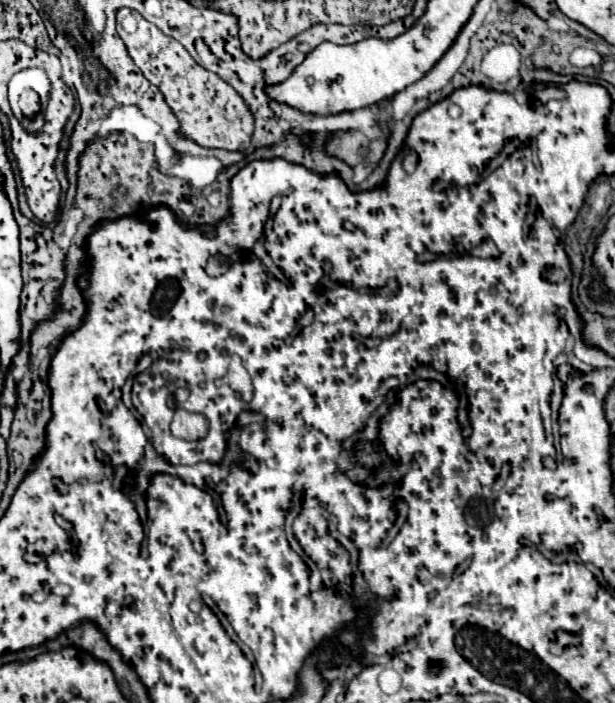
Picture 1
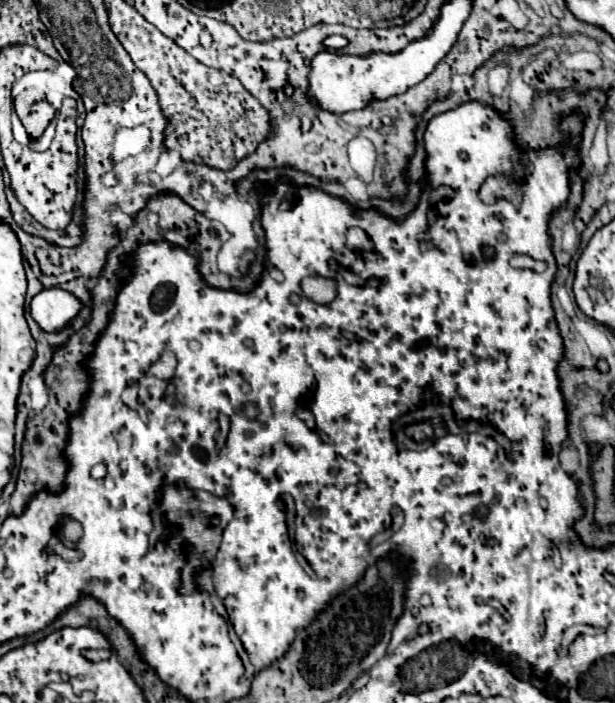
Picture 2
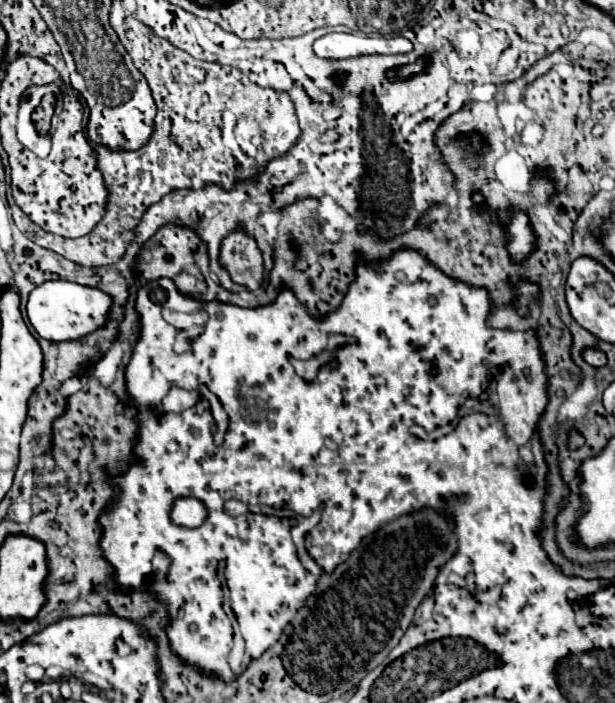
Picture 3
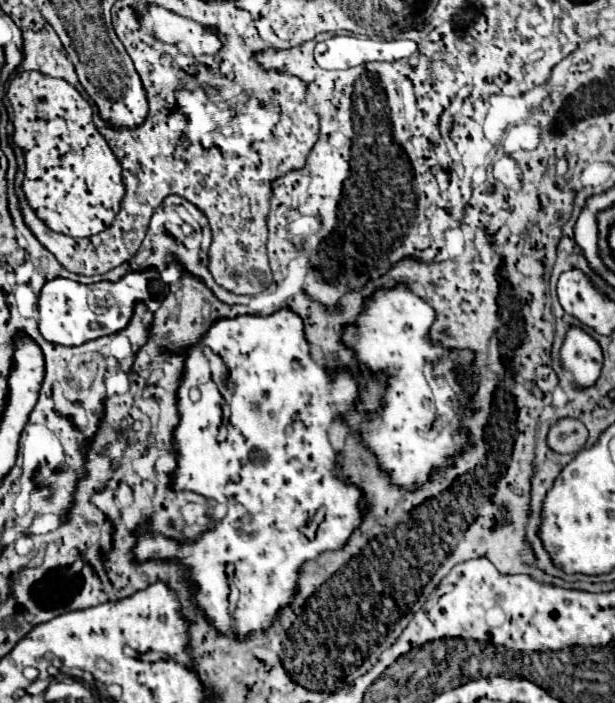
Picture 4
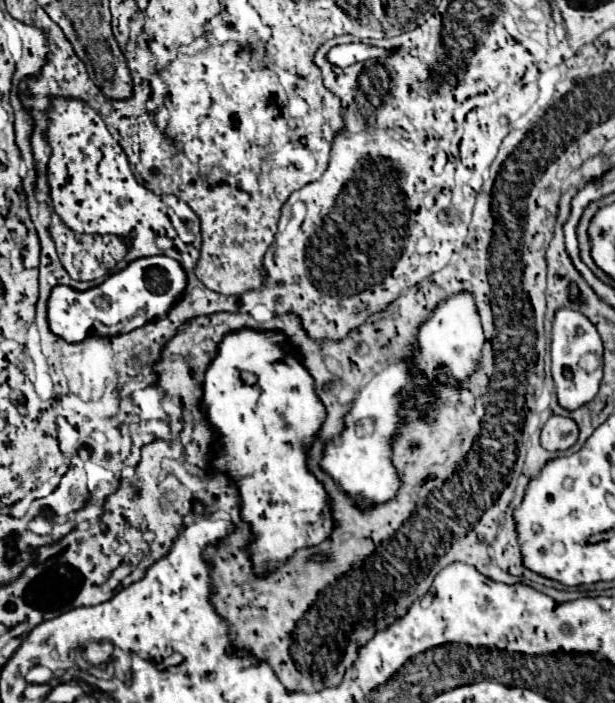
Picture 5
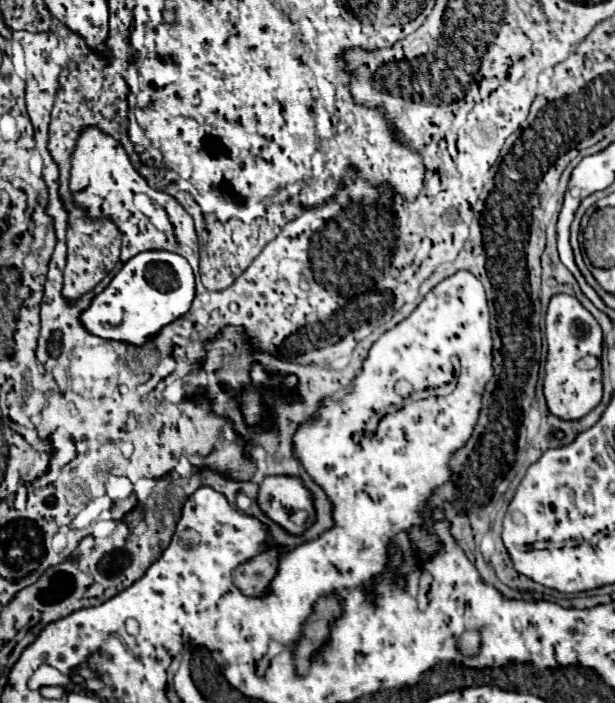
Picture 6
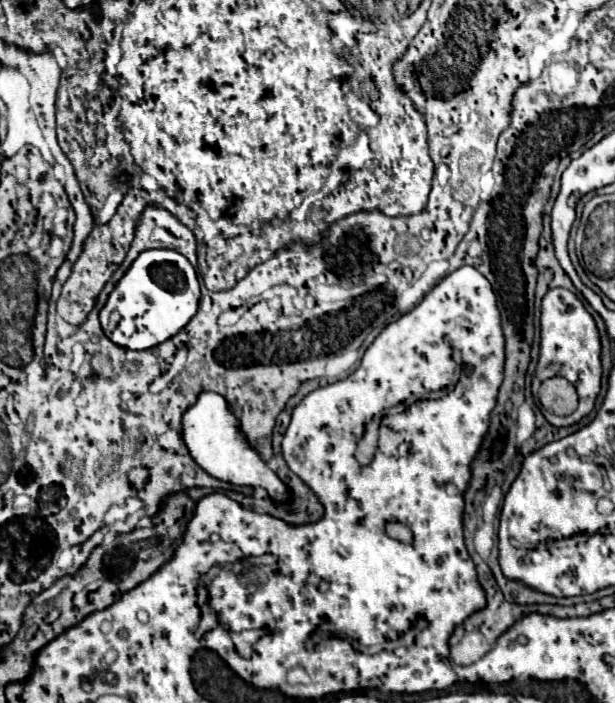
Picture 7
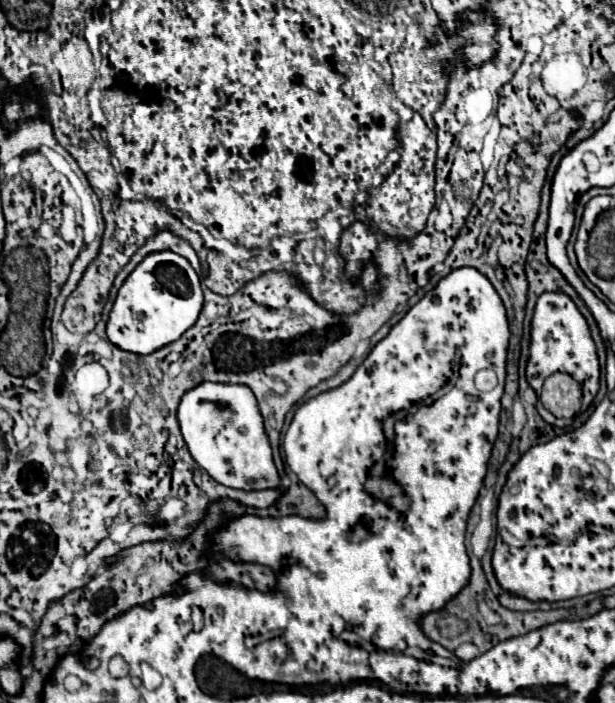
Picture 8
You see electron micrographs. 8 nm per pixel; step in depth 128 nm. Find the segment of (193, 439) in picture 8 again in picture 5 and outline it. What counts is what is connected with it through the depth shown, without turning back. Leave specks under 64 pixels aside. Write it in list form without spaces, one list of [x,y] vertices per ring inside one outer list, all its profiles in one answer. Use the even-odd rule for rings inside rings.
[[[248,328],[232,332],[220,342],[218,358],[212,360],[204,380],[204,410],[208,422],[224,438],[224,450],[214,456],[212,466],[234,478],[240,488],[242,518],[252,522],[254,534],[258,536],[250,544],[250,558],[258,574],[282,566],[298,548],[320,544],[332,528],[328,496],[324,496],[322,484],[318,484],[306,468],[306,448],[326,418],[326,410],[314,392],[312,376],[308,376],[298,356],[286,356],[282,352],[284,342],[286,338],[276,332],[254,332]],[[242,370],[256,372],[256,382],[244,384],[240,376]]]

